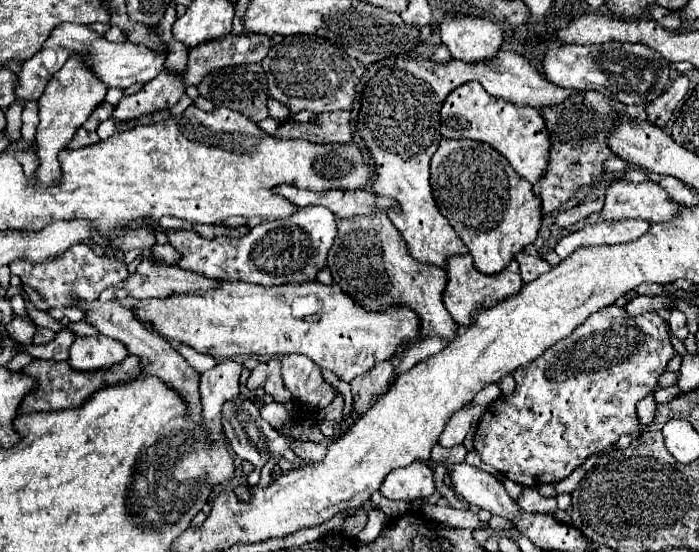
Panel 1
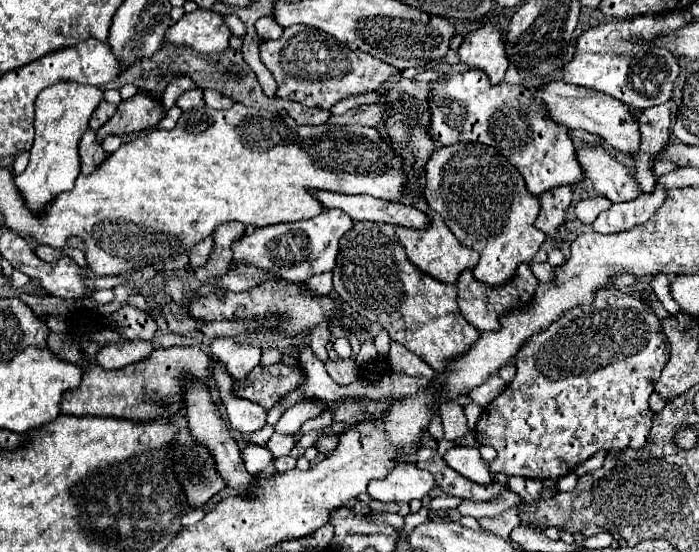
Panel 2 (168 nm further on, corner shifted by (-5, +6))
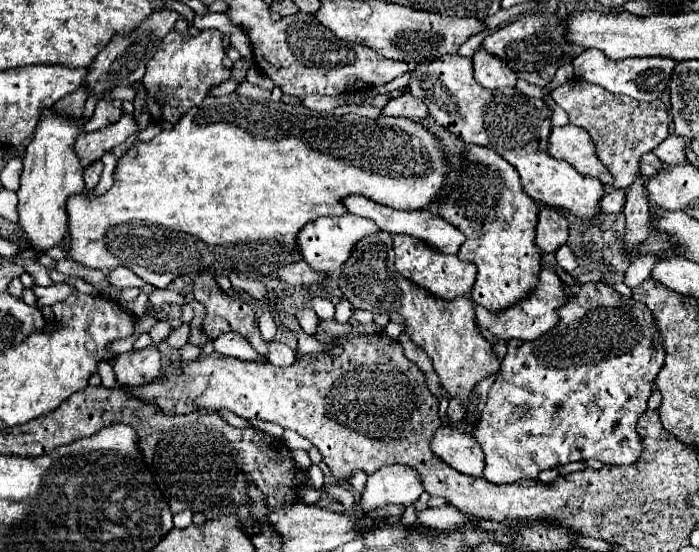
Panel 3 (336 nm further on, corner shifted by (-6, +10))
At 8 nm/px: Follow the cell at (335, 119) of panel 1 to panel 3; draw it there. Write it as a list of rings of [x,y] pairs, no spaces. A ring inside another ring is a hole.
[[[408,92],[396,100],[390,100],[384,106],[382,114],[384,116],[404,116],[404,118],[428,118],[428,106],[420,98]]]

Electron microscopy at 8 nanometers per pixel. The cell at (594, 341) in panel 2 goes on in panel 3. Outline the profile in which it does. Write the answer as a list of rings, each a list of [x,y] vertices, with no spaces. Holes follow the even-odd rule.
[[[604,282],[568,286],[566,294],[570,298],[558,310],[560,324],[556,328],[534,342],[508,342],[500,376],[488,392],[474,440],[484,452],[484,478],[492,484],[538,478],[542,470],[590,458],[606,466],[624,466],[636,462],[642,452],[636,422],[648,408],[652,380],[664,364],[664,346],[656,336],[654,318],[644,304],[622,298]]]

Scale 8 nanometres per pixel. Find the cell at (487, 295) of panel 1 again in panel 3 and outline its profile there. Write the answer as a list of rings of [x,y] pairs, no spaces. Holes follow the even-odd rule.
[[[542,268],[540,284],[532,292],[532,296],[528,296],[524,302],[516,302],[514,306],[502,310],[500,314],[490,314],[490,310],[486,310],[482,306],[476,306],[476,322],[482,328],[490,330],[500,340],[512,340],[512,338],[516,338],[516,340],[536,340],[560,322],[558,308],[566,300],[568,300],[568,294],[564,292],[564,282],[560,280],[560,276],[552,268]]]

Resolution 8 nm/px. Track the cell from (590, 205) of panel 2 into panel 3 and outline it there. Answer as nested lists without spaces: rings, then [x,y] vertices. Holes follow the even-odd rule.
[[[610,190],[602,200],[600,200],[600,208],[604,214],[614,214],[614,212],[622,212],[626,204],[626,192],[622,190]]]

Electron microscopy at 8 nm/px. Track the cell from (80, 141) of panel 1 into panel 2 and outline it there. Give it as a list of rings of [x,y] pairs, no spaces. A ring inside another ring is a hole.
[[[87,130],[79,142],[79,156],[81,156],[81,172],[83,174],[89,174],[93,172],[101,160],[105,158],[105,152],[103,152],[103,146],[101,142],[97,142],[95,138],[95,130]]]

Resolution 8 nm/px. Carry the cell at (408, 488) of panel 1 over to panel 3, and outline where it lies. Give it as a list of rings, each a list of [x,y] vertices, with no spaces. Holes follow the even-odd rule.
[[[384,466],[368,476],[360,496],[360,512],[368,514],[380,506],[410,506],[424,492],[420,476],[410,466]]]

